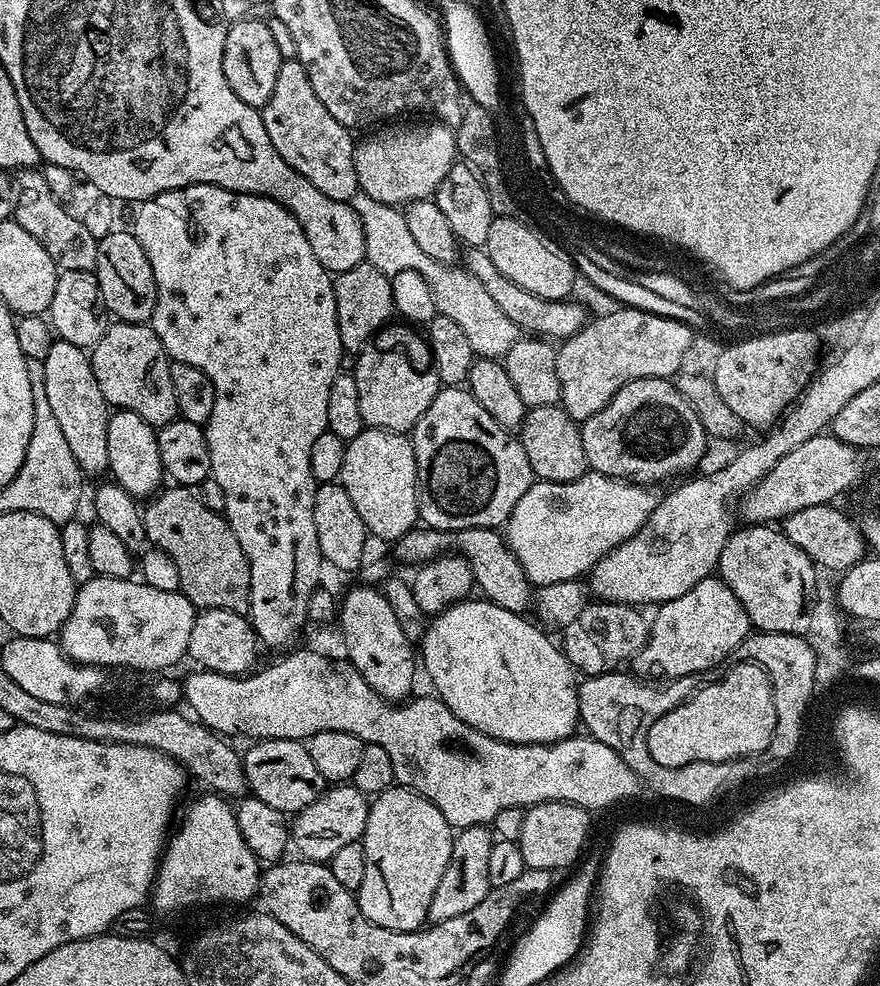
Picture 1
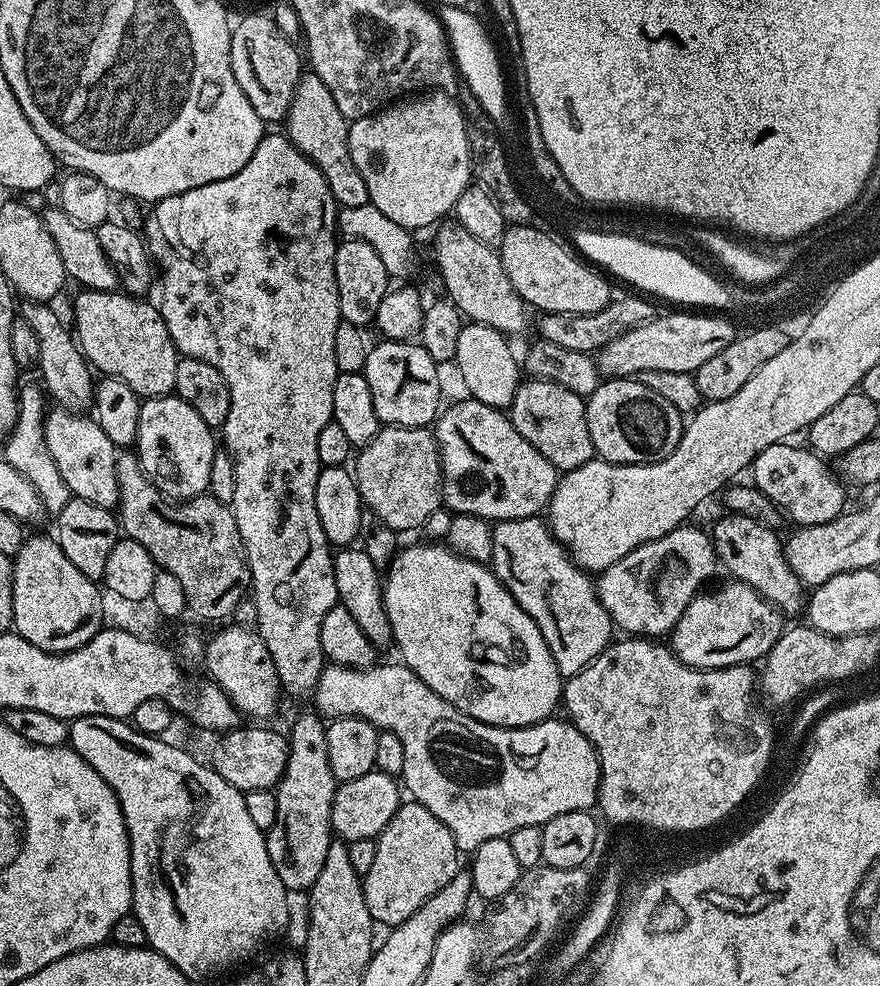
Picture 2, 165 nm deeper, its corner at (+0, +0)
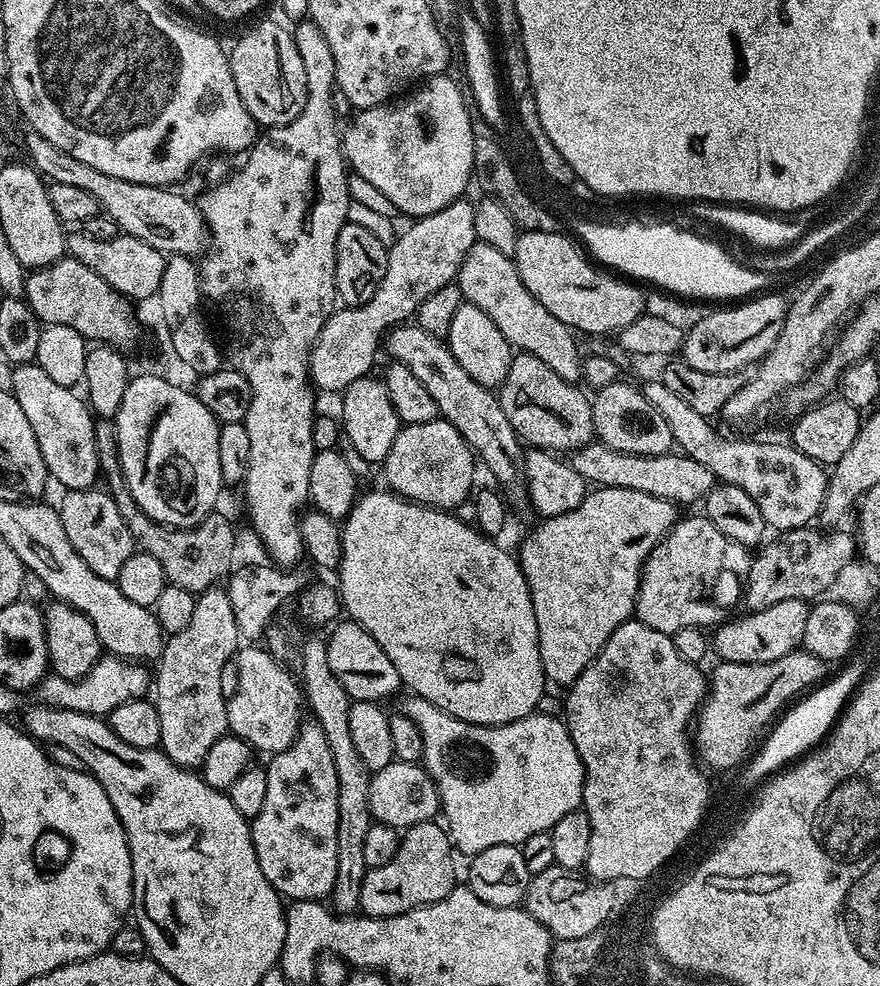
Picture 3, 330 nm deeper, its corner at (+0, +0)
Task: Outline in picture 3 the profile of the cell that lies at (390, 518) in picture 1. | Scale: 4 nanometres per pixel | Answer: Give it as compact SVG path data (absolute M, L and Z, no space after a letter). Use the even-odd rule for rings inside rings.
M443 418L403 425L398 438L394 438L394 446L390 446L390 454L384 459L382 465L384 480L388 483L385 485L396 495L414 504L445 510L455 510L460 503L473 495L472 483L476 480L476 468L478 469L478 460L472 447L464 441L458 429Z

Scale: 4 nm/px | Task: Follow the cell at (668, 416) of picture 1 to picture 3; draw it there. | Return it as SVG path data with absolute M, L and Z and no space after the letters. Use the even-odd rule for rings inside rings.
M617 382L599 389L591 397L594 436L597 441L626 454L662 455L673 447L670 427L658 409L632 384Z

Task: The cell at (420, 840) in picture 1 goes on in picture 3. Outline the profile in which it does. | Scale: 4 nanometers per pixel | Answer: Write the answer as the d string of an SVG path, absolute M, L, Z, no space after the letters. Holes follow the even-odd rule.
M427 820L421 824L416 824L413 828L407 829L401 835L398 854L386 862L386 866L370 868L364 876L364 881L360 887L359 911L365 916L393 916L402 914L406 910L414 910L423 904L438 902L450 894L450 890L457 887L456 864L452 861L454 849L452 841L448 839L447 831L443 827L439 828L439 823Z

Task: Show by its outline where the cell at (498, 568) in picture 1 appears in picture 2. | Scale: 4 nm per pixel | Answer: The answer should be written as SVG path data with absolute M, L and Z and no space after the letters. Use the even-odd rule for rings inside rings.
M540 516L497 520L492 524L492 537L492 572L542 630L561 677L578 674L614 640L613 620L599 600L597 581L575 564Z

